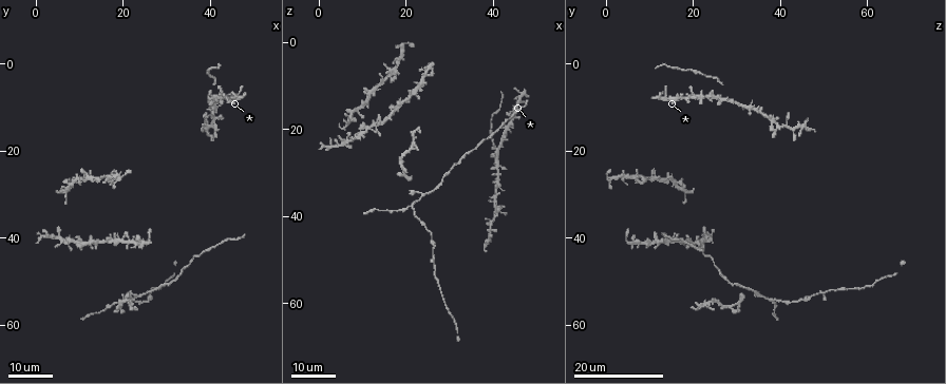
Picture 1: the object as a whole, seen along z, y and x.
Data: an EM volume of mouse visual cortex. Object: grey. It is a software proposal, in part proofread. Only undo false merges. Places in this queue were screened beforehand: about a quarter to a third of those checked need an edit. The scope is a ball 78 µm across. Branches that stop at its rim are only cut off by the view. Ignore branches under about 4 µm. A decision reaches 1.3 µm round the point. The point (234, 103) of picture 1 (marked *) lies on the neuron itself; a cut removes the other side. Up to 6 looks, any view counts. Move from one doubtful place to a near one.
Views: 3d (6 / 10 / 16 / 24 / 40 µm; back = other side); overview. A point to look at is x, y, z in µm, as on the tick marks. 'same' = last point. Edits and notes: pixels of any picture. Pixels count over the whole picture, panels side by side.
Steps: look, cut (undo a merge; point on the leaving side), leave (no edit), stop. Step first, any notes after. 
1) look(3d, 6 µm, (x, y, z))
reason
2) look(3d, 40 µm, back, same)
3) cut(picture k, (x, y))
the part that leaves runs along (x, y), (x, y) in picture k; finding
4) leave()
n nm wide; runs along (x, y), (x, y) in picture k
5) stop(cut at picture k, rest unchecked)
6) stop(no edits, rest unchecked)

look(3d, 24 µm, (21.5, 54.0, 37.5))
a fork

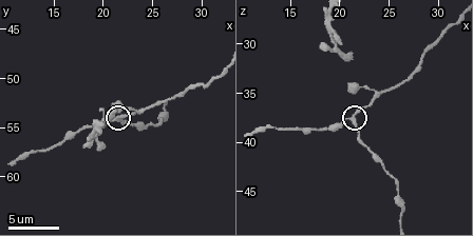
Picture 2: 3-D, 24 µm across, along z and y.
look(3d, 6 µm, (21.2, 54.2, 38.0))
closer look

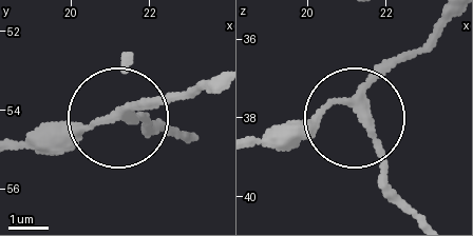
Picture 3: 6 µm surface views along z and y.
leave()
runs along (210, 77), (19, 151) in picture 3; one neuron here

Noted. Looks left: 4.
look(3d, 16 µm, (6.0, 29.0, 19.0))
four arms meet

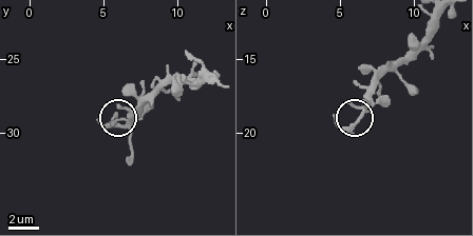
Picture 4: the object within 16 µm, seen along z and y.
look(3d, 10 µm, (6.0, 29.6, 19.4))

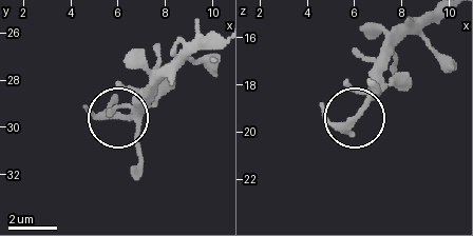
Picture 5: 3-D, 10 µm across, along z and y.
leave()
230 nm wide; runs along (418, 22), (394, 46), (380, 82), (354, 117) in picture 5; all the same neuron

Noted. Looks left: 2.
look(3d, 24 µm, (40.5, 7.0, 25.0))
small branch off a trunk

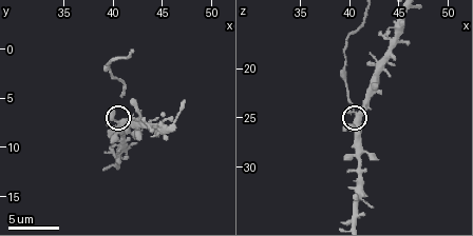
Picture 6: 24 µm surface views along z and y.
look(3d, 6 µm, (40.8, 7.2, 24.6))

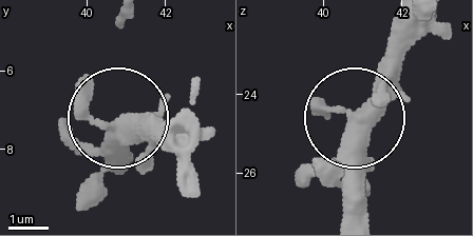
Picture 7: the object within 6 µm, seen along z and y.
leave()
380 nm wide; continuous, no second neuron

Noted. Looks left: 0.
stop(no edits, rest unchecked)

